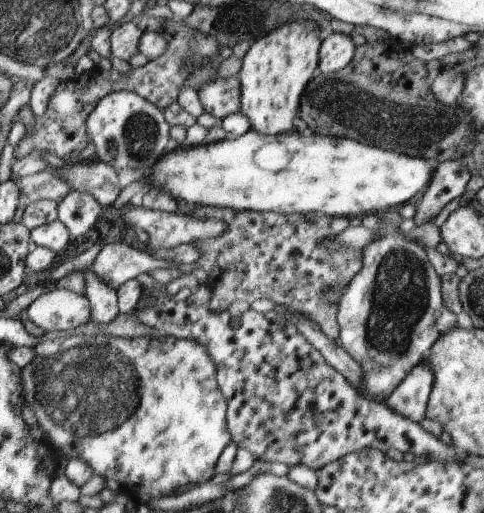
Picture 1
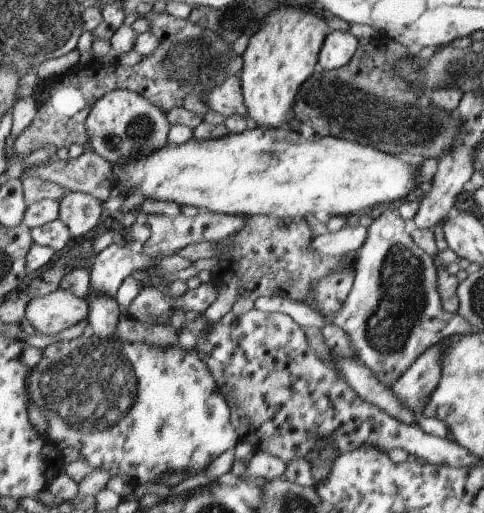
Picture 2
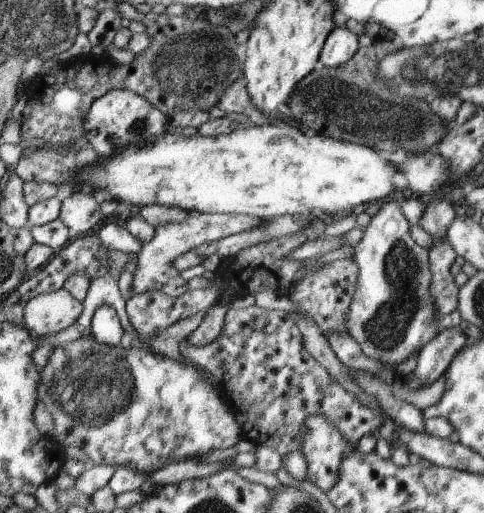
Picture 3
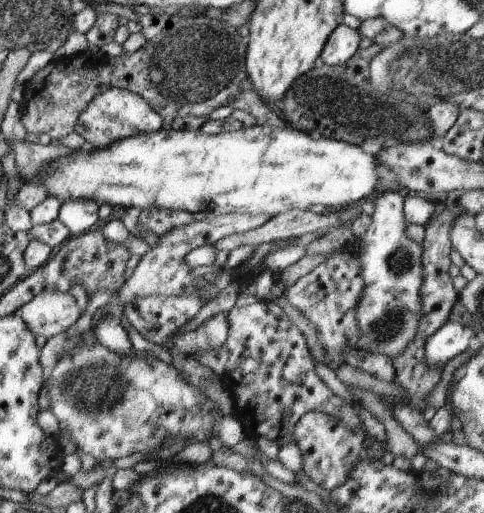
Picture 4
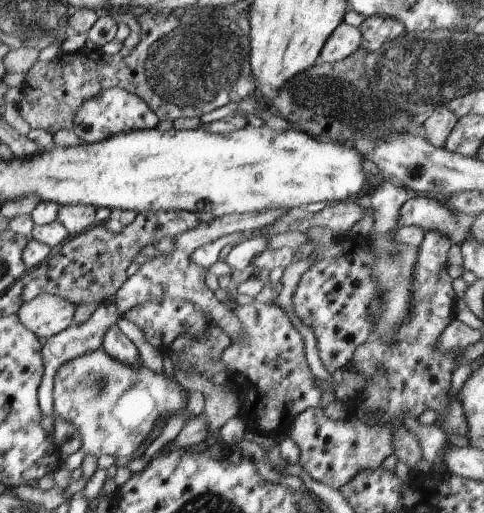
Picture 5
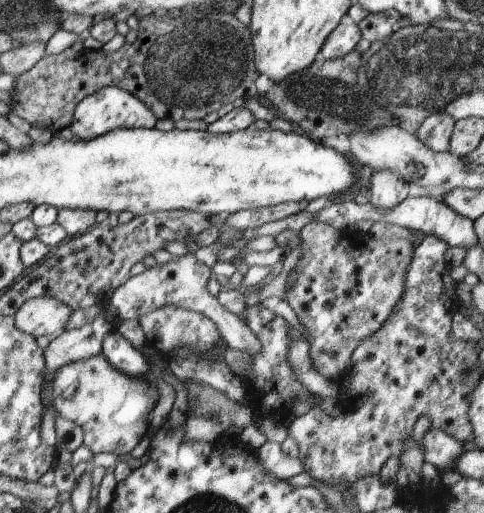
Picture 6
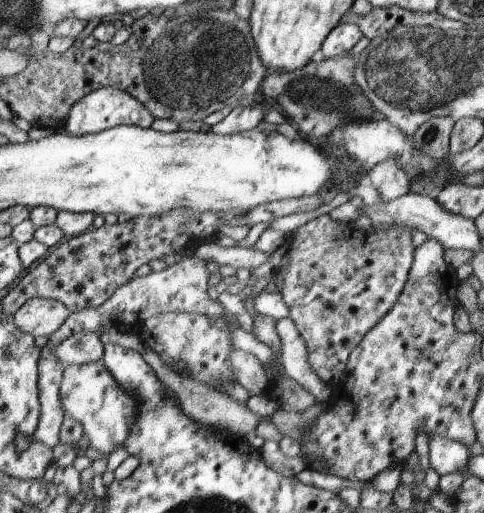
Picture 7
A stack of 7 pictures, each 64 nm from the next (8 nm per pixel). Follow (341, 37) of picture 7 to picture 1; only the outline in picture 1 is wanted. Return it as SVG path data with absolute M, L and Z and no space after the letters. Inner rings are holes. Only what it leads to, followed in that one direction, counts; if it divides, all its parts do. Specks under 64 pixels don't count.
M329 33L318 48L316 73L330 73L341 70L349 64L354 53L351 36L343 33Z

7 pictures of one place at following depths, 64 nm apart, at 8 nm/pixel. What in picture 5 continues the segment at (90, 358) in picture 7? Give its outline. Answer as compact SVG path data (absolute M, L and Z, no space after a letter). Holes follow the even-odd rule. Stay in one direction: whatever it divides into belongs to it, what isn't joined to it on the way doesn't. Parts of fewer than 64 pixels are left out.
M109 302L109 304L99 304L95 306L96 310L89 316L89 319L86 322L83 322L79 325L70 325L68 328L65 328L62 332L51 336L43 347L40 348L40 356L42 360L42 378L41 383L38 387L37 400L40 413L44 416L53 416L52 410L52 379L55 370L72 360L77 358L77 356L82 356L87 354L87 352L93 352L97 348L102 347L101 338L103 338L103 332L107 330L111 324L116 324L116 321L122 317L117 310L117 306Z

